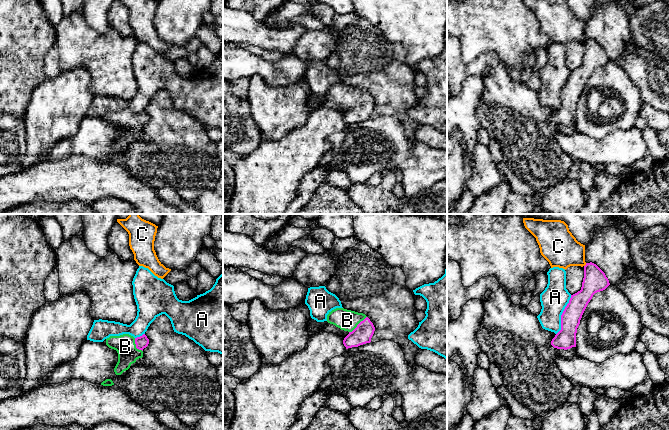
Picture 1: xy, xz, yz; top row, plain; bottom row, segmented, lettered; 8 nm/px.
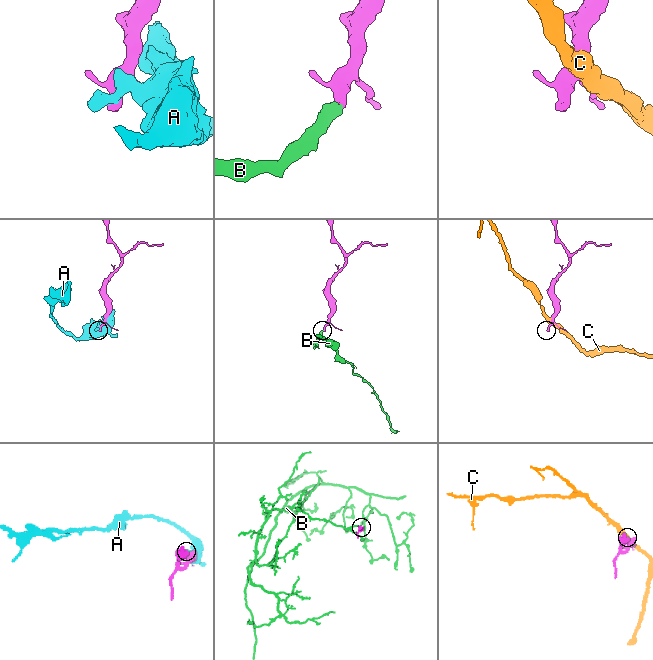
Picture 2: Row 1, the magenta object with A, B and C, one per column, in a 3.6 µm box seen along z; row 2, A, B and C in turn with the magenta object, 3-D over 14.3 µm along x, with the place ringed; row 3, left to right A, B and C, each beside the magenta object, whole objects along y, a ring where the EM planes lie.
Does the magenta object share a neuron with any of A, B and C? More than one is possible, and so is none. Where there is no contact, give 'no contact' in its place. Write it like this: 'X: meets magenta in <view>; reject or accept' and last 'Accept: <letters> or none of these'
A: meets magenta in yz; reject
B: meets magenta in xz; accept
C: meets magenta in yz; reject
Accept: B

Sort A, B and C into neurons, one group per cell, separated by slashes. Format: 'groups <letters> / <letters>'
groups A / B / C

